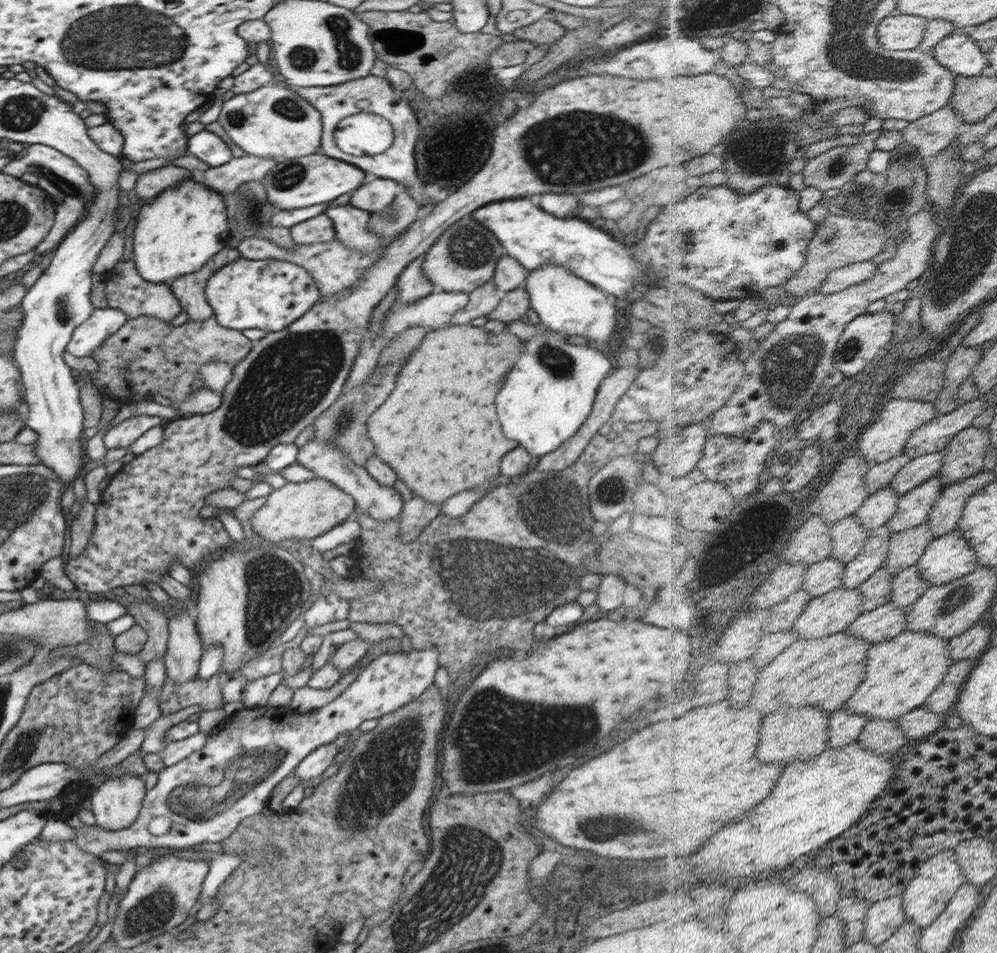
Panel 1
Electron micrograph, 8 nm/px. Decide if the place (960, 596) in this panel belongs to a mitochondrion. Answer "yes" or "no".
yes

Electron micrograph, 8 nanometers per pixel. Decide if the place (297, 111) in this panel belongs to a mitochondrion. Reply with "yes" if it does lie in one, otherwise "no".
yes

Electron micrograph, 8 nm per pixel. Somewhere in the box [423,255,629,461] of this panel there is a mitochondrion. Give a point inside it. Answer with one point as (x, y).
(555, 360)

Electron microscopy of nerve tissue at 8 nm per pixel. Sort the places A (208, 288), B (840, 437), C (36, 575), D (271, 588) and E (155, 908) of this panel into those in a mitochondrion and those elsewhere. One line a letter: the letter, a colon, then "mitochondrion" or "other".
A: other
B: other
C: other
D: mitochondrion
E: mitochondrion

